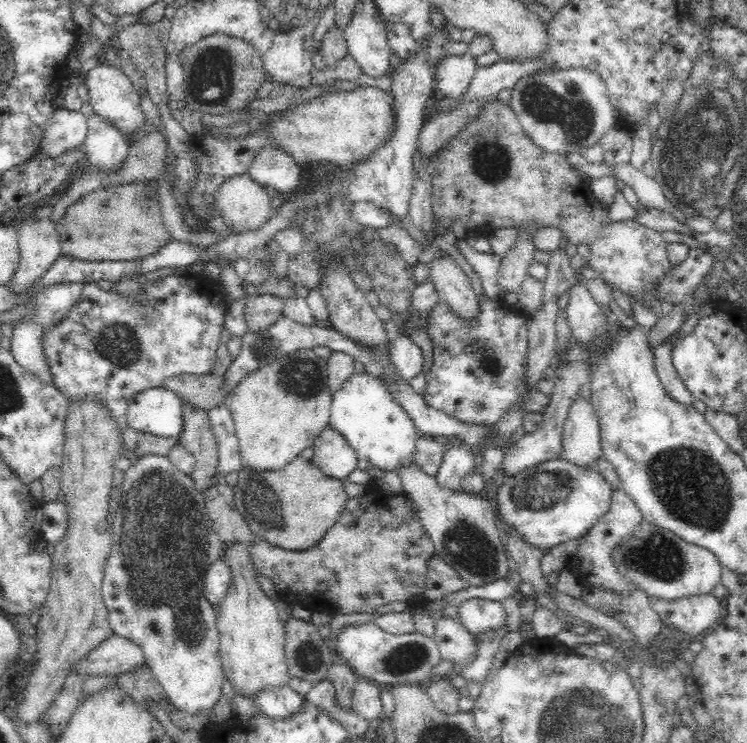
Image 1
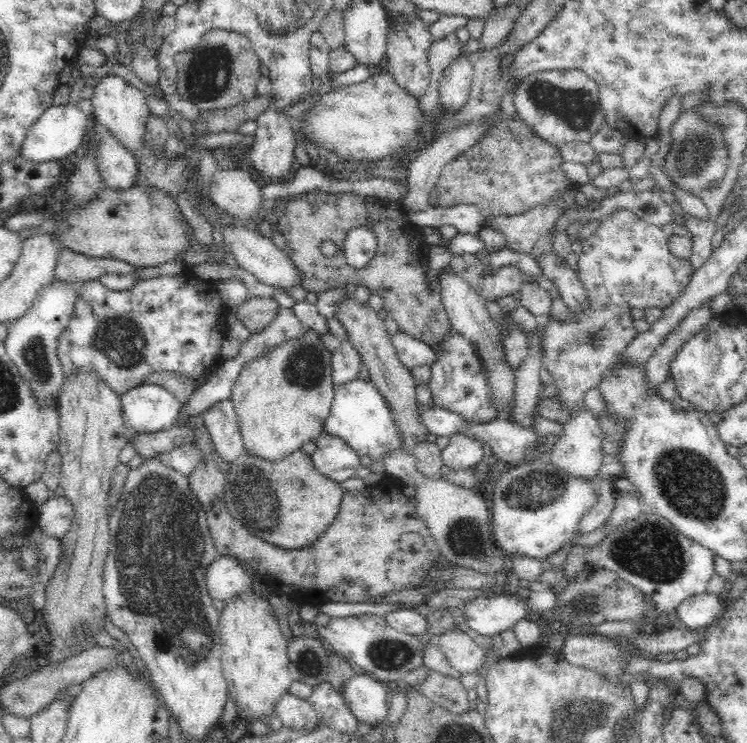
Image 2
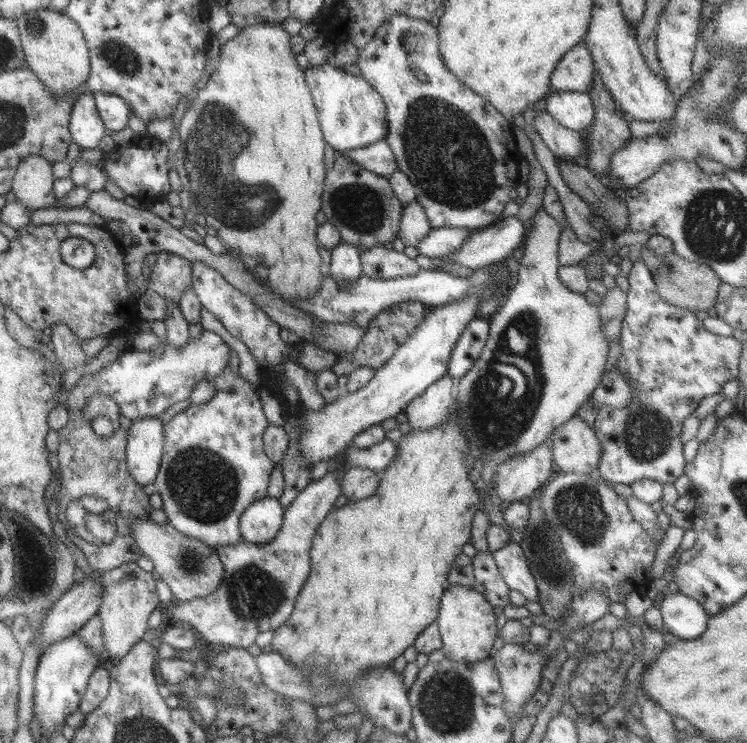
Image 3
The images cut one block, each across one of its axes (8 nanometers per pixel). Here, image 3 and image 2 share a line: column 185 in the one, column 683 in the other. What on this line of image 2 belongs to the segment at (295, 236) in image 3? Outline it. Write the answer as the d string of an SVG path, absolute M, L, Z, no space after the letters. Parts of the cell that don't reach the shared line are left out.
M697 107L691 111L680 114L672 127L672 144L662 172L665 172L682 190L698 195L700 192L707 192L711 186L720 181L725 175L727 166L730 165L730 160L720 125L716 126L710 123L710 120L702 119L702 115L698 115Z

